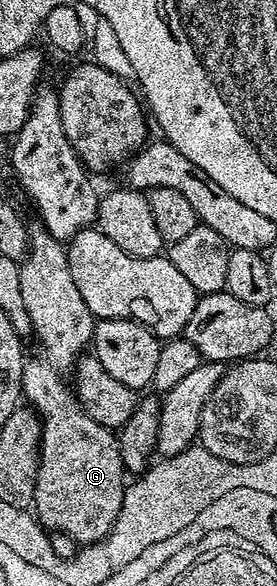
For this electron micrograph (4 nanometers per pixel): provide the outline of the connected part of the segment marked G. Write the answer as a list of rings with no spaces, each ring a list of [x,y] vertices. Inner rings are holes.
[[[44,229],[30,230],[29,252],[20,260],[19,293],[23,293],[23,305],[27,309],[27,317],[33,326],[32,338],[37,339],[37,356],[26,358],[23,369],[21,393],[24,402],[39,416],[41,420],[41,446],[37,461],[37,480],[33,482],[33,506],[35,518],[46,531],[66,535],[74,539],[77,545],[97,543],[109,535],[111,525],[115,525],[115,517],[119,517],[119,509],[123,505],[127,472],[117,444],[116,434],[110,428],[99,425],[89,416],[77,396],[73,394],[70,380],[71,372],[76,368],[78,359],[86,354],[93,341],[93,325],[95,316],[87,309],[79,289],[75,289],[75,281],[71,281],[69,253],[62,240],[51,237]]]

